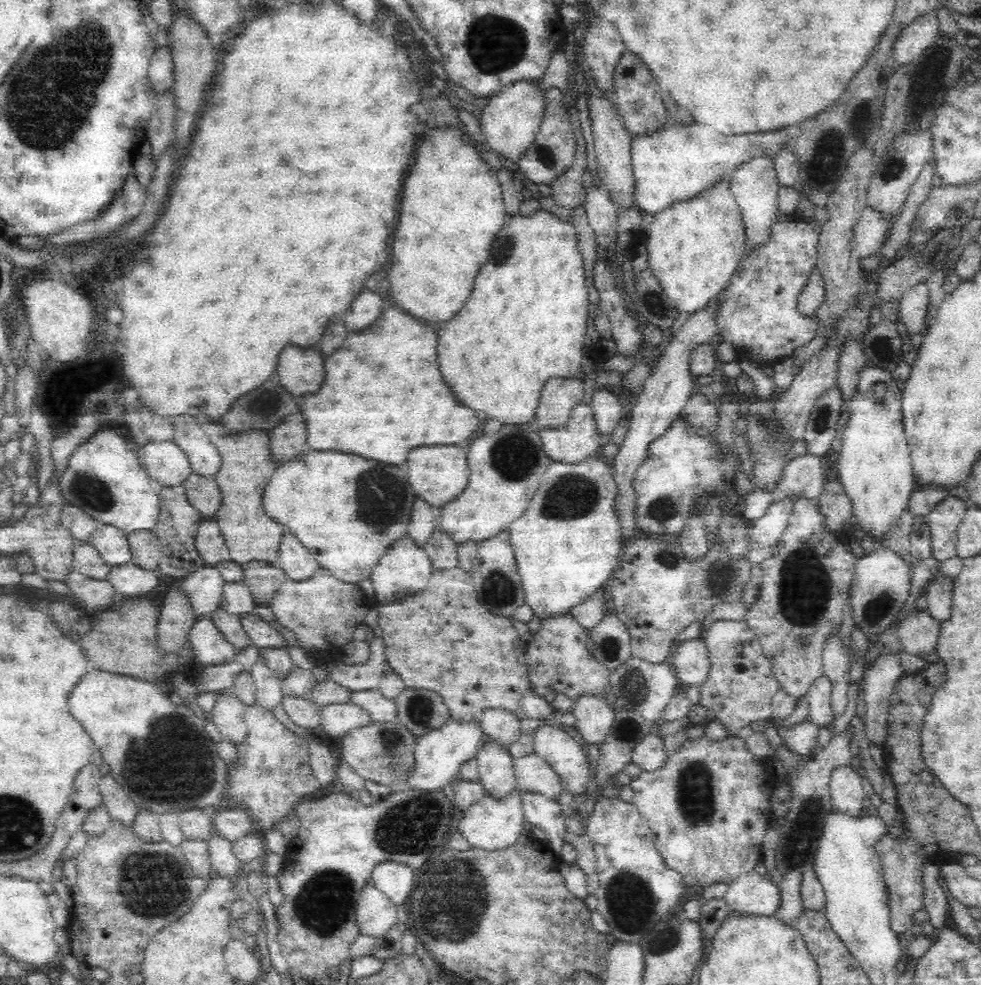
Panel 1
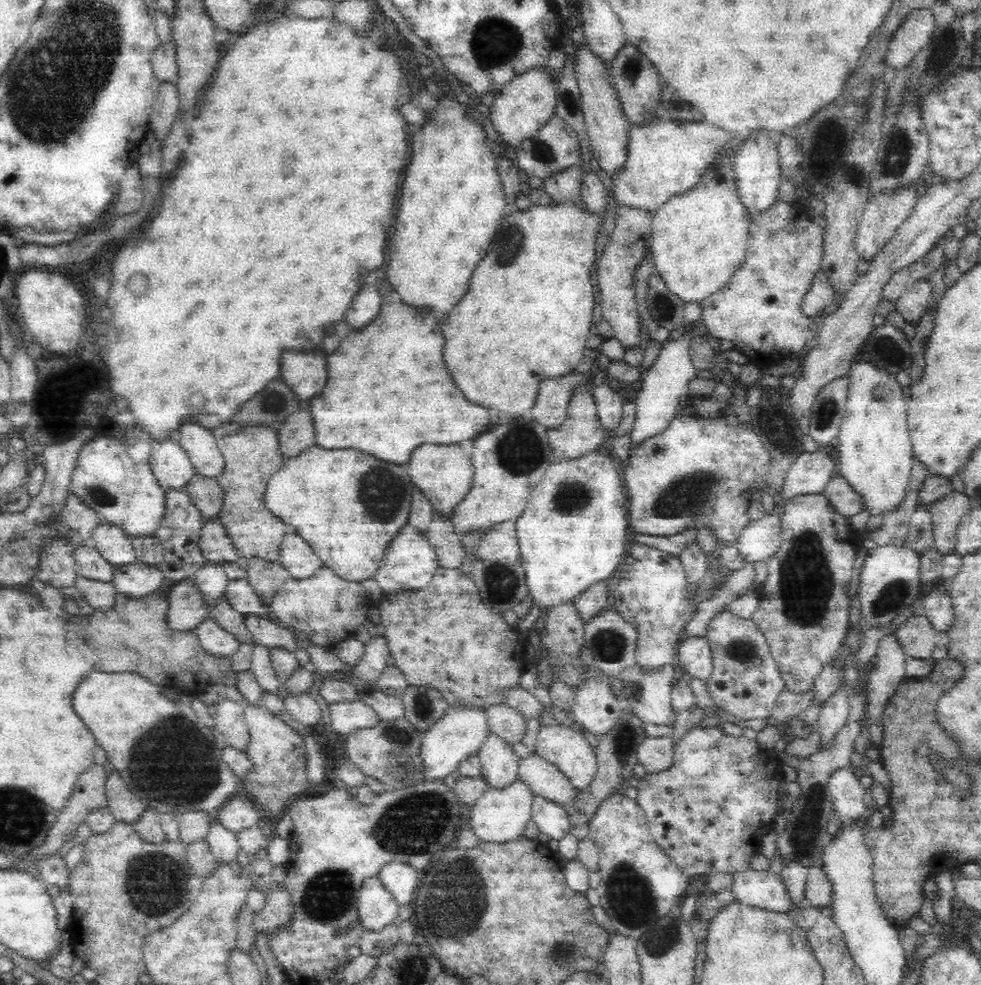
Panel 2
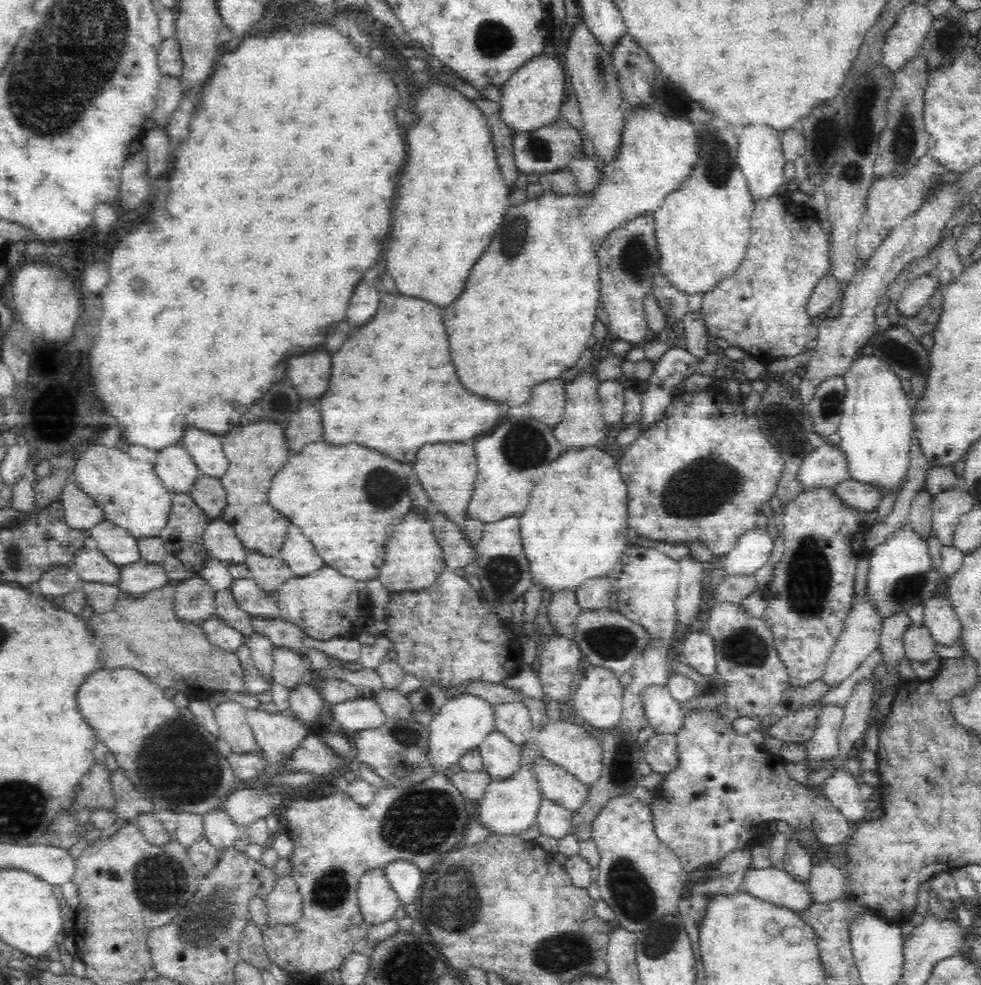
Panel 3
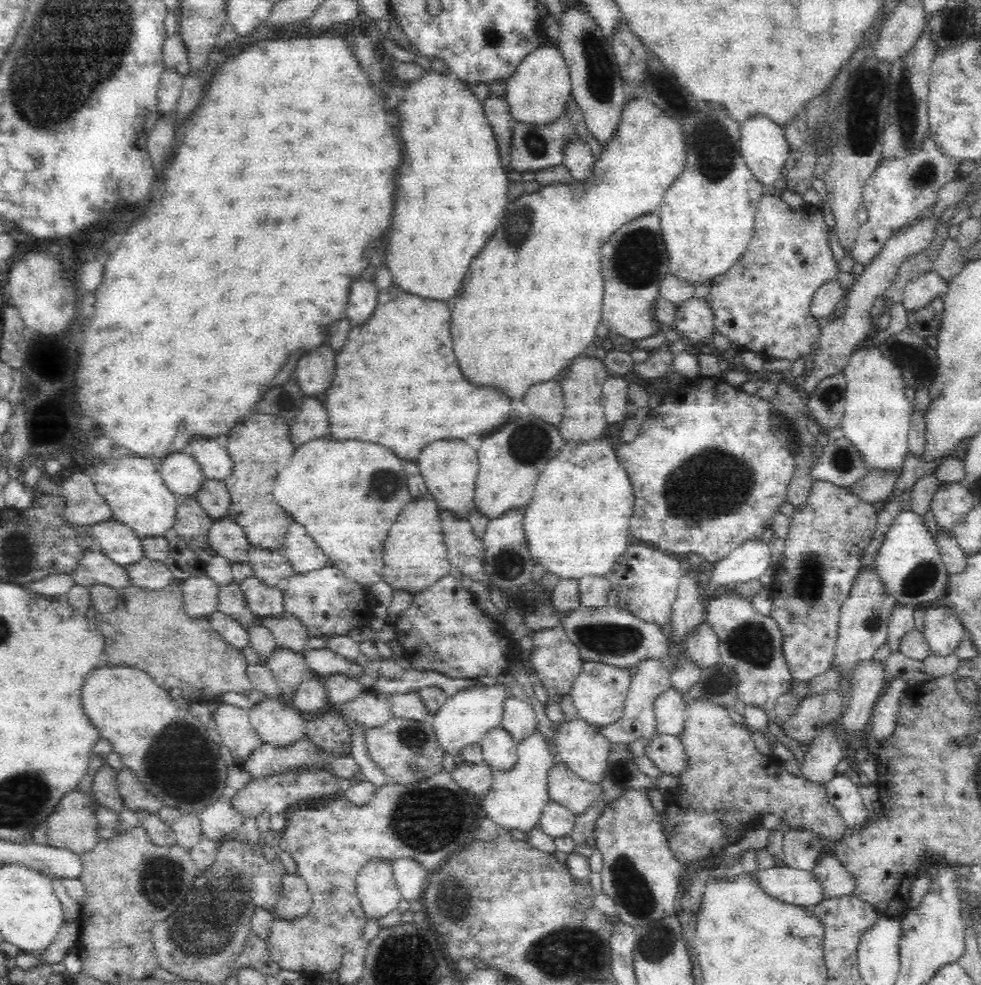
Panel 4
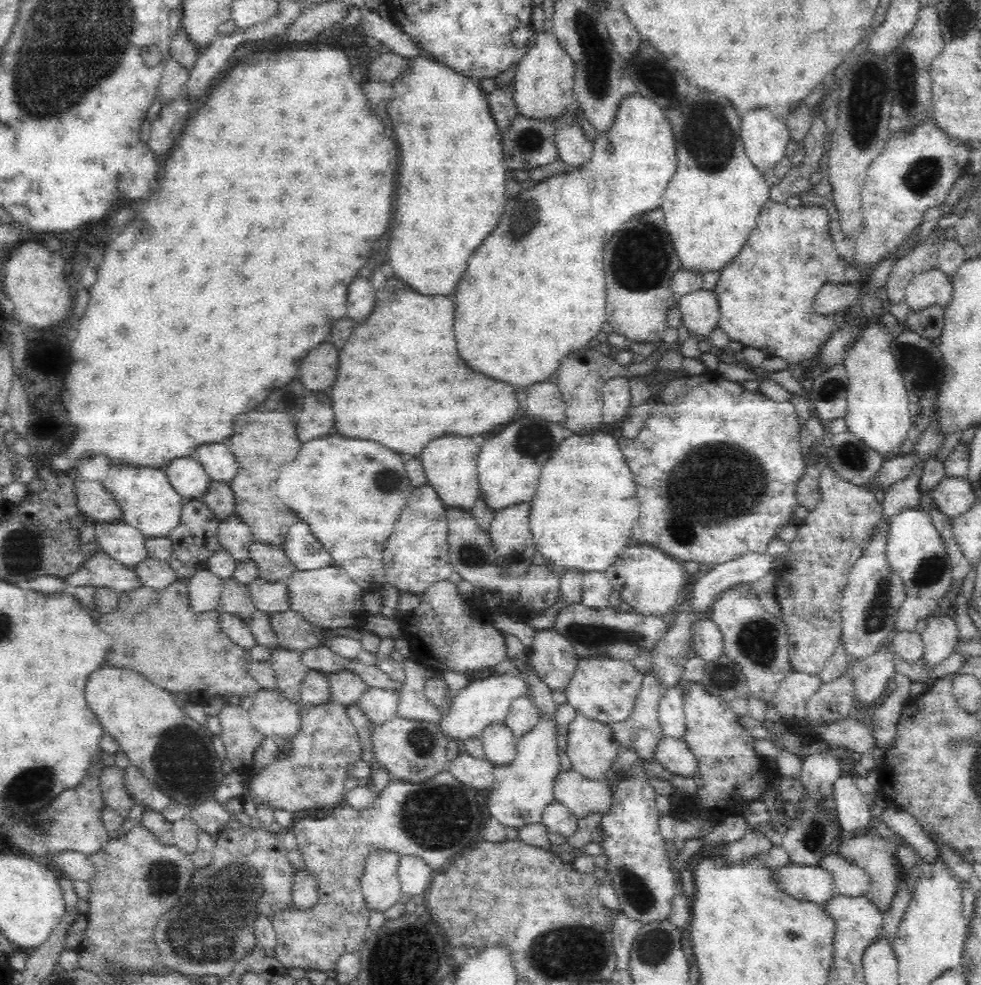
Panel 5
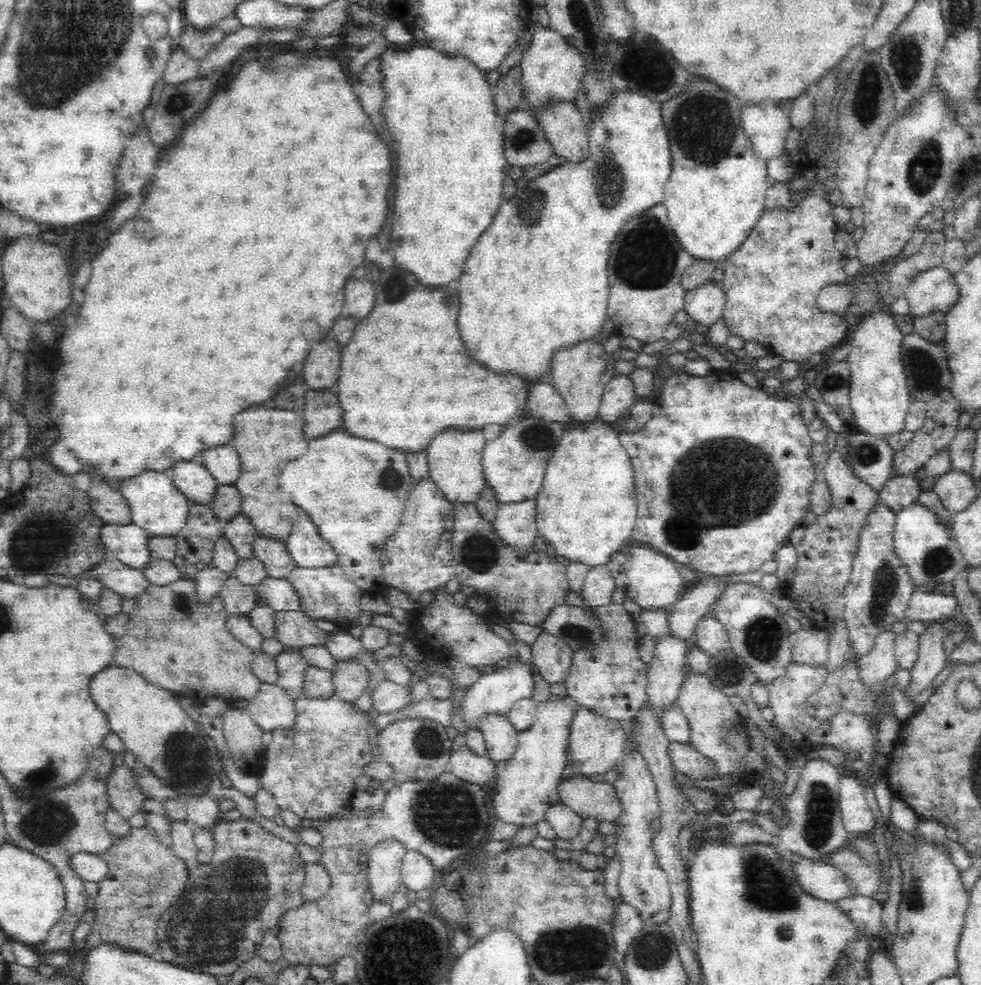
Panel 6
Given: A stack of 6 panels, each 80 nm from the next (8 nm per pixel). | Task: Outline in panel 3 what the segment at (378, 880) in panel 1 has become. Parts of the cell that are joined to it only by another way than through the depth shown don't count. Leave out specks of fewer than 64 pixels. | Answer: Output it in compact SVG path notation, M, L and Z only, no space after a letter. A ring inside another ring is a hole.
M394 861L382 868L384 880L392 887L398 901L416 903L423 880L423 871L410 861Z

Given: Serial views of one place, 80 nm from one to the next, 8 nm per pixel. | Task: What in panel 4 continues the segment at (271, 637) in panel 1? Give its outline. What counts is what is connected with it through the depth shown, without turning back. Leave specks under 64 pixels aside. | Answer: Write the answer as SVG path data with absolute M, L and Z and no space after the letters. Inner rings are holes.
M292 615L261 617L257 624L272 633L272 638L278 647L302 652L303 646L310 638L306 627Z

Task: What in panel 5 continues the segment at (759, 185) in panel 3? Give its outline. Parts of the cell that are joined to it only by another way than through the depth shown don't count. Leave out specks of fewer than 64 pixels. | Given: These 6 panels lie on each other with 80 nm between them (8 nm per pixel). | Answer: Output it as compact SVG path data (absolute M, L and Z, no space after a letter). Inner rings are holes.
M750 112L739 126L742 148L754 169L768 182L775 181L776 164L786 157L788 129L768 112Z

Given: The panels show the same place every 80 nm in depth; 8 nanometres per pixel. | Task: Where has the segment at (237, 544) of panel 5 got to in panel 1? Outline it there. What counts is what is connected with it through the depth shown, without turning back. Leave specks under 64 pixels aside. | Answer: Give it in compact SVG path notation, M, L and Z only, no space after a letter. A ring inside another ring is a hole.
M203 519L196 528L194 548L206 566L229 559L228 547L224 544L218 524L212 519Z

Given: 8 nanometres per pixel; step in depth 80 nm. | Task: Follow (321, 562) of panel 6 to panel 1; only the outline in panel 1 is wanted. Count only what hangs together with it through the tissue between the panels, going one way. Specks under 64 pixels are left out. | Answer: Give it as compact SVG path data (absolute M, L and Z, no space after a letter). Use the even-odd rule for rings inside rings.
M290 532L282 534L282 540L278 543L278 566L286 573L287 580L301 581L310 578L319 567L310 554L306 554L306 548L294 540Z

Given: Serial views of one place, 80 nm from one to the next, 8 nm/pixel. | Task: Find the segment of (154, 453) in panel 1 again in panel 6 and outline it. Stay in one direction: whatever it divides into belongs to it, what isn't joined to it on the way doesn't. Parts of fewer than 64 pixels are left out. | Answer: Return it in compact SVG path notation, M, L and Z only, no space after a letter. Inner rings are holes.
M195 458L180 460L168 471L174 487L190 502L208 503L217 483Z

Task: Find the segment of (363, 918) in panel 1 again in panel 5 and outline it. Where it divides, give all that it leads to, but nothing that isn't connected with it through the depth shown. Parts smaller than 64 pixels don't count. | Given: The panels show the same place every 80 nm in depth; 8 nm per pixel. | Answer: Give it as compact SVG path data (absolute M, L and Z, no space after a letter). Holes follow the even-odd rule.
M380 851L373 852L372 856L365 860L357 888L369 913L386 912L399 902L401 890L396 874L398 859L398 855Z

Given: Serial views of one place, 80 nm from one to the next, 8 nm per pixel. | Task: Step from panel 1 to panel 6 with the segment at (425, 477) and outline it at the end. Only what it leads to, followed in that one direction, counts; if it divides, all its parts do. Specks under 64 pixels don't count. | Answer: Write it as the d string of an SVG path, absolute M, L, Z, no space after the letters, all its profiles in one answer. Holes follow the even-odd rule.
M449 430L435 436L423 450L426 456L429 480L432 480L444 499L451 504L473 504L485 488L480 467L481 453L487 440L482 430Z

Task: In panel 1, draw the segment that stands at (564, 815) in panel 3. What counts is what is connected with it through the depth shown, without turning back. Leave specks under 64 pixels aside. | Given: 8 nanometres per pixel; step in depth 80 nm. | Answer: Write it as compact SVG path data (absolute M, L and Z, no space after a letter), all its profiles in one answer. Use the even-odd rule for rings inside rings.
M517 787L515 792L522 820L543 829L550 839L551 848L559 855L567 825L555 798L521 787Z

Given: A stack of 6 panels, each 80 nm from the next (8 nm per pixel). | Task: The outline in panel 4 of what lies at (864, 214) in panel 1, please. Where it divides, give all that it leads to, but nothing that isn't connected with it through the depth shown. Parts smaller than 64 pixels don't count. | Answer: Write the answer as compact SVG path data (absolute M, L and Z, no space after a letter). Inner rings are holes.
M926 139L921 151L907 159L894 159L878 167L864 187L864 204L868 219L858 226L853 258L866 264L877 254L882 242L892 236L902 224L908 224L924 214L937 200L938 190L958 177L958 163L938 155L934 143Z

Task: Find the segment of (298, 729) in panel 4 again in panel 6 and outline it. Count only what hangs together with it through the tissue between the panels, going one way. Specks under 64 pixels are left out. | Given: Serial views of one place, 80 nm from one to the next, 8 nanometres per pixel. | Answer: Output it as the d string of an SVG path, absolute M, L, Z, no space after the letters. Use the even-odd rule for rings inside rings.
M261 683L261 687L258 692L249 699L249 703L244 708L248 716L252 719L252 722L262 730L268 732L271 731L287 731L294 728L297 723L297 712L295 707L295 701L293 701L284 688L276 685Z

